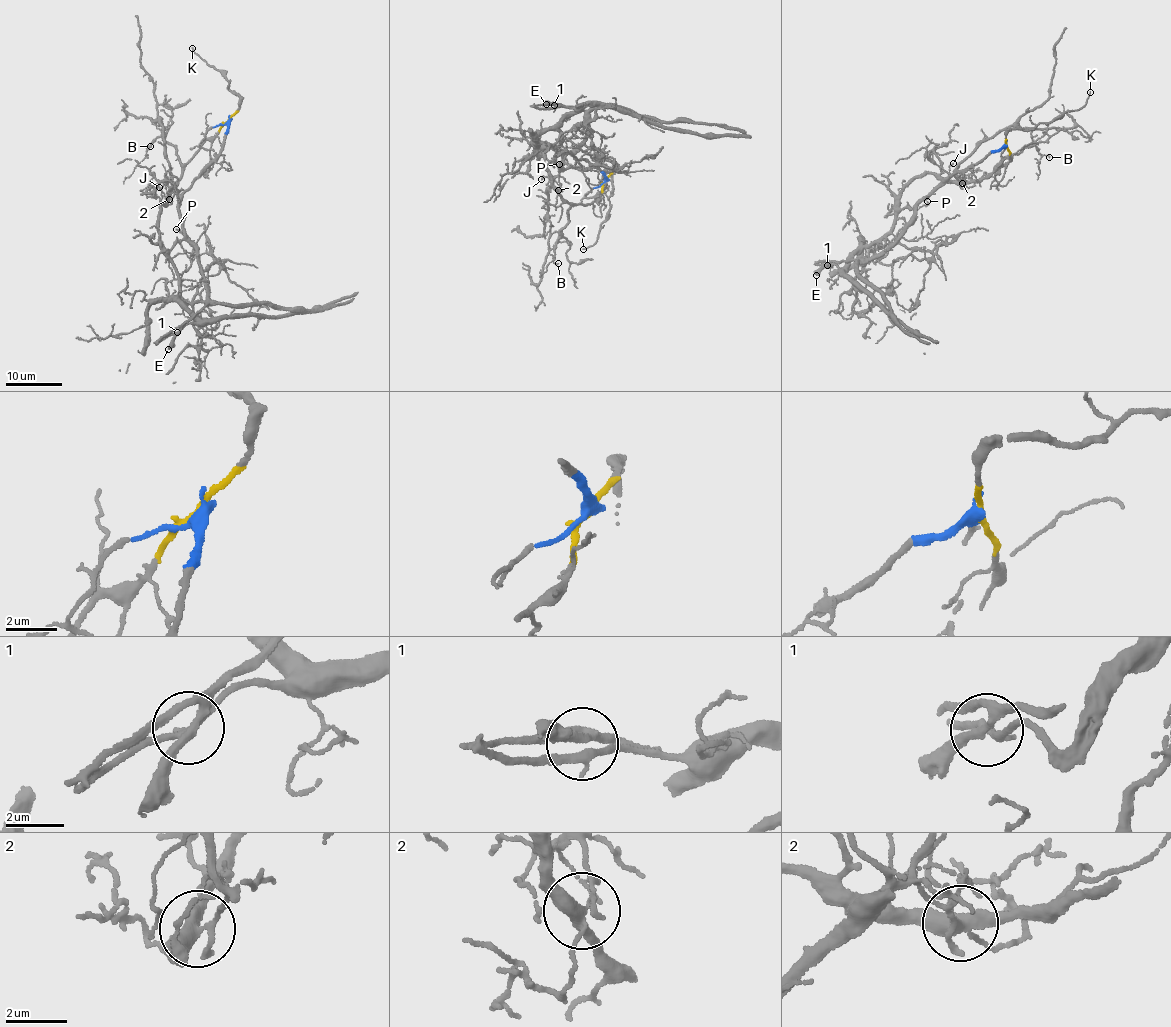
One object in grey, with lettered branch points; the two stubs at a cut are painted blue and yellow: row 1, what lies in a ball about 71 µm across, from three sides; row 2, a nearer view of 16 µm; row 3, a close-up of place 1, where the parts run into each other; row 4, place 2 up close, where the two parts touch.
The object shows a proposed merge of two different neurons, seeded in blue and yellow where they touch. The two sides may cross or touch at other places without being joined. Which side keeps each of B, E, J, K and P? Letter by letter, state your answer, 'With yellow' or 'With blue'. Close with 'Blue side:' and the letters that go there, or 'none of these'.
B: With yellow
E: With blue
J: With yellow
K: With yellow
P: With blue
Blue side: E, P

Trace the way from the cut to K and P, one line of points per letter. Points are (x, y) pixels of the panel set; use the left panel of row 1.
K: (227, 122), (237, 110), (239, 97), (222, 73), (192, 48)
P: (227, 122), (228, 130), (217, 157), (194, 178), (178, 207), (184, 233), (175, 228)

